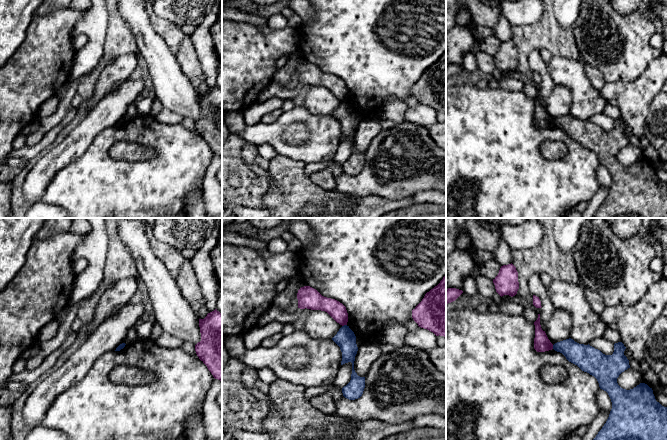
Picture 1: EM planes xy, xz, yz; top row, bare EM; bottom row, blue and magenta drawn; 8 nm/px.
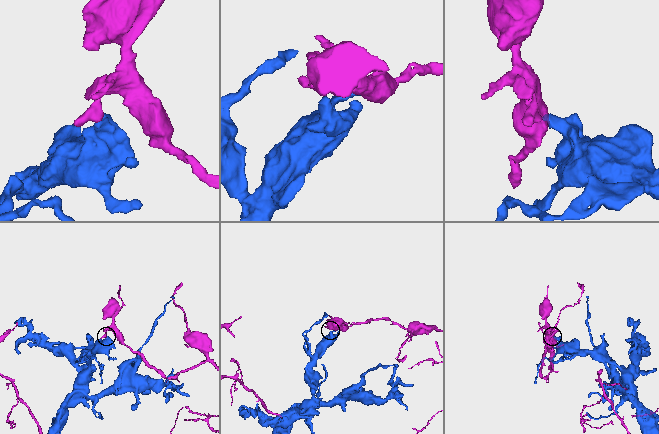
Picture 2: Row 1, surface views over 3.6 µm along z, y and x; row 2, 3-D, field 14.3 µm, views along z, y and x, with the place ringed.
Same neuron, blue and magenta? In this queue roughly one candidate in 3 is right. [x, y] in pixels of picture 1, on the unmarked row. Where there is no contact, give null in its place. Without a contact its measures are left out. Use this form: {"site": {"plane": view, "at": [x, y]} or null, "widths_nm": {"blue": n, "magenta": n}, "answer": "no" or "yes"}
{"site": {"plane": "xz", "at": [344, 101]}, "widths_nm": {"blue": 160, "magenta": 140}, "answer": "no"}

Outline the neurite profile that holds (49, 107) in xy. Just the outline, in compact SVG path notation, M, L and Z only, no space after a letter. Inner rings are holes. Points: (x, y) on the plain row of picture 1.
M54 95L46 100L38 110L37 116L39 118L46 118L57 110L59 105L59 98Z

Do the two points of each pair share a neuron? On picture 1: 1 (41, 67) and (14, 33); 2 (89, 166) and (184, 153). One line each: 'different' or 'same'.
1: different
2: same

